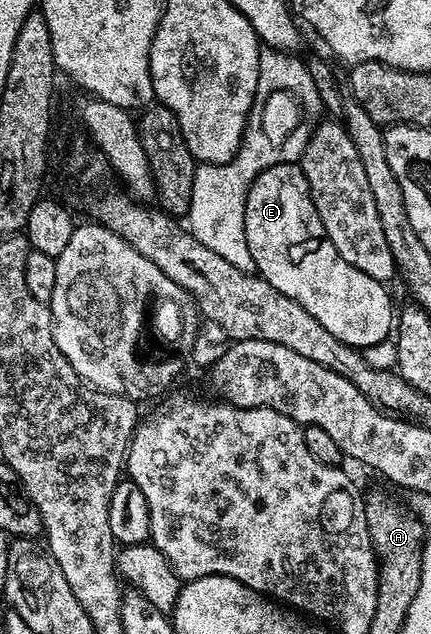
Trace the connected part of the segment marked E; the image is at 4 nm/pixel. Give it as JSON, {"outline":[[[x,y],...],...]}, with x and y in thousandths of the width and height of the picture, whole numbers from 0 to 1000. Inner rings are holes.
{"outline":[[[677,256],[638,259],[596,276],[568,323],[568,364],[582,410],[592,410],[596,418],[594,431],[615,438],[629,454],[657,461],[657,467],[675,467],[675,473],[703,479],[703,486],[712,486],[712,492],[722,492],[722,498],[731,498],[731,505],[740,505],[777,536],[796,536],[796,543],[807,546],[854,549],[905,532],[916,514],[916,487],[893,459],[900,457],[896,446],[861,442],[861,435],[833,429],[833,423],[805,416],[805,410],[787,404],[749,360],[749,347],[740,347],[740,334],[722,315],[717,292],[696,260]]]}

